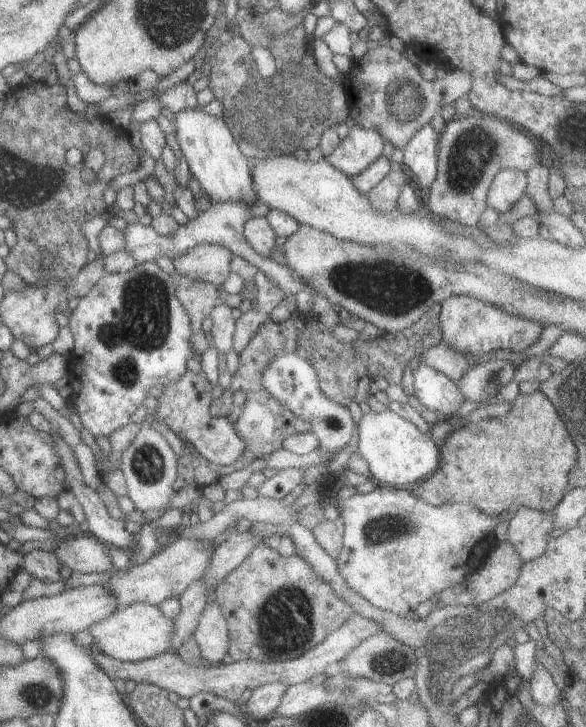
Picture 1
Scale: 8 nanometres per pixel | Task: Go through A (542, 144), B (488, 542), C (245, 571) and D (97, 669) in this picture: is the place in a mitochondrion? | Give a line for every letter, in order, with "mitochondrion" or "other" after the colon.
A: other
B: other
C: other
D: other

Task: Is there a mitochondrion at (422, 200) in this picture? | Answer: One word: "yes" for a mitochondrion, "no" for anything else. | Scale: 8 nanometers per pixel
no

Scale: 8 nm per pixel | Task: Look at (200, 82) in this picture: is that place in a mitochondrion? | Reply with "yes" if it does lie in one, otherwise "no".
no

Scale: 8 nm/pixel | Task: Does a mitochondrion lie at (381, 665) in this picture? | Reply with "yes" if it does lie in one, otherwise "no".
yes

